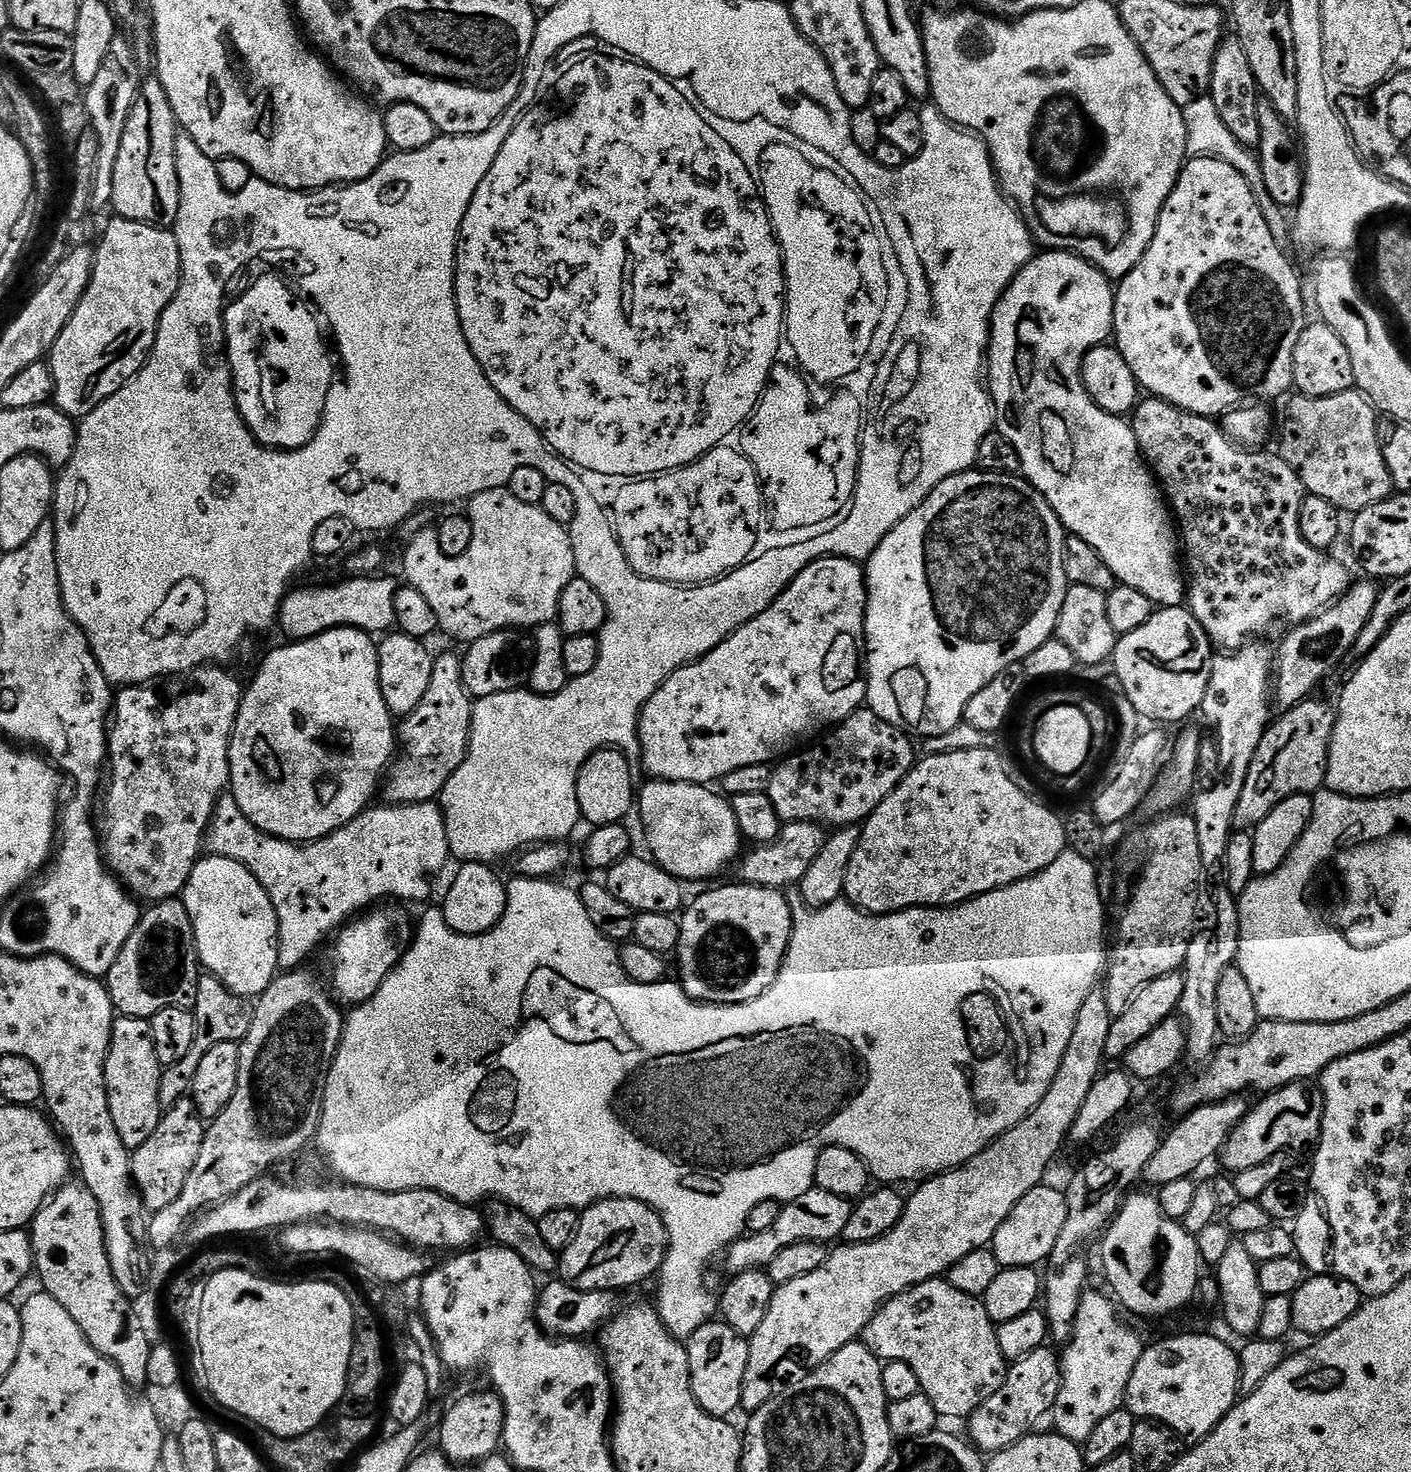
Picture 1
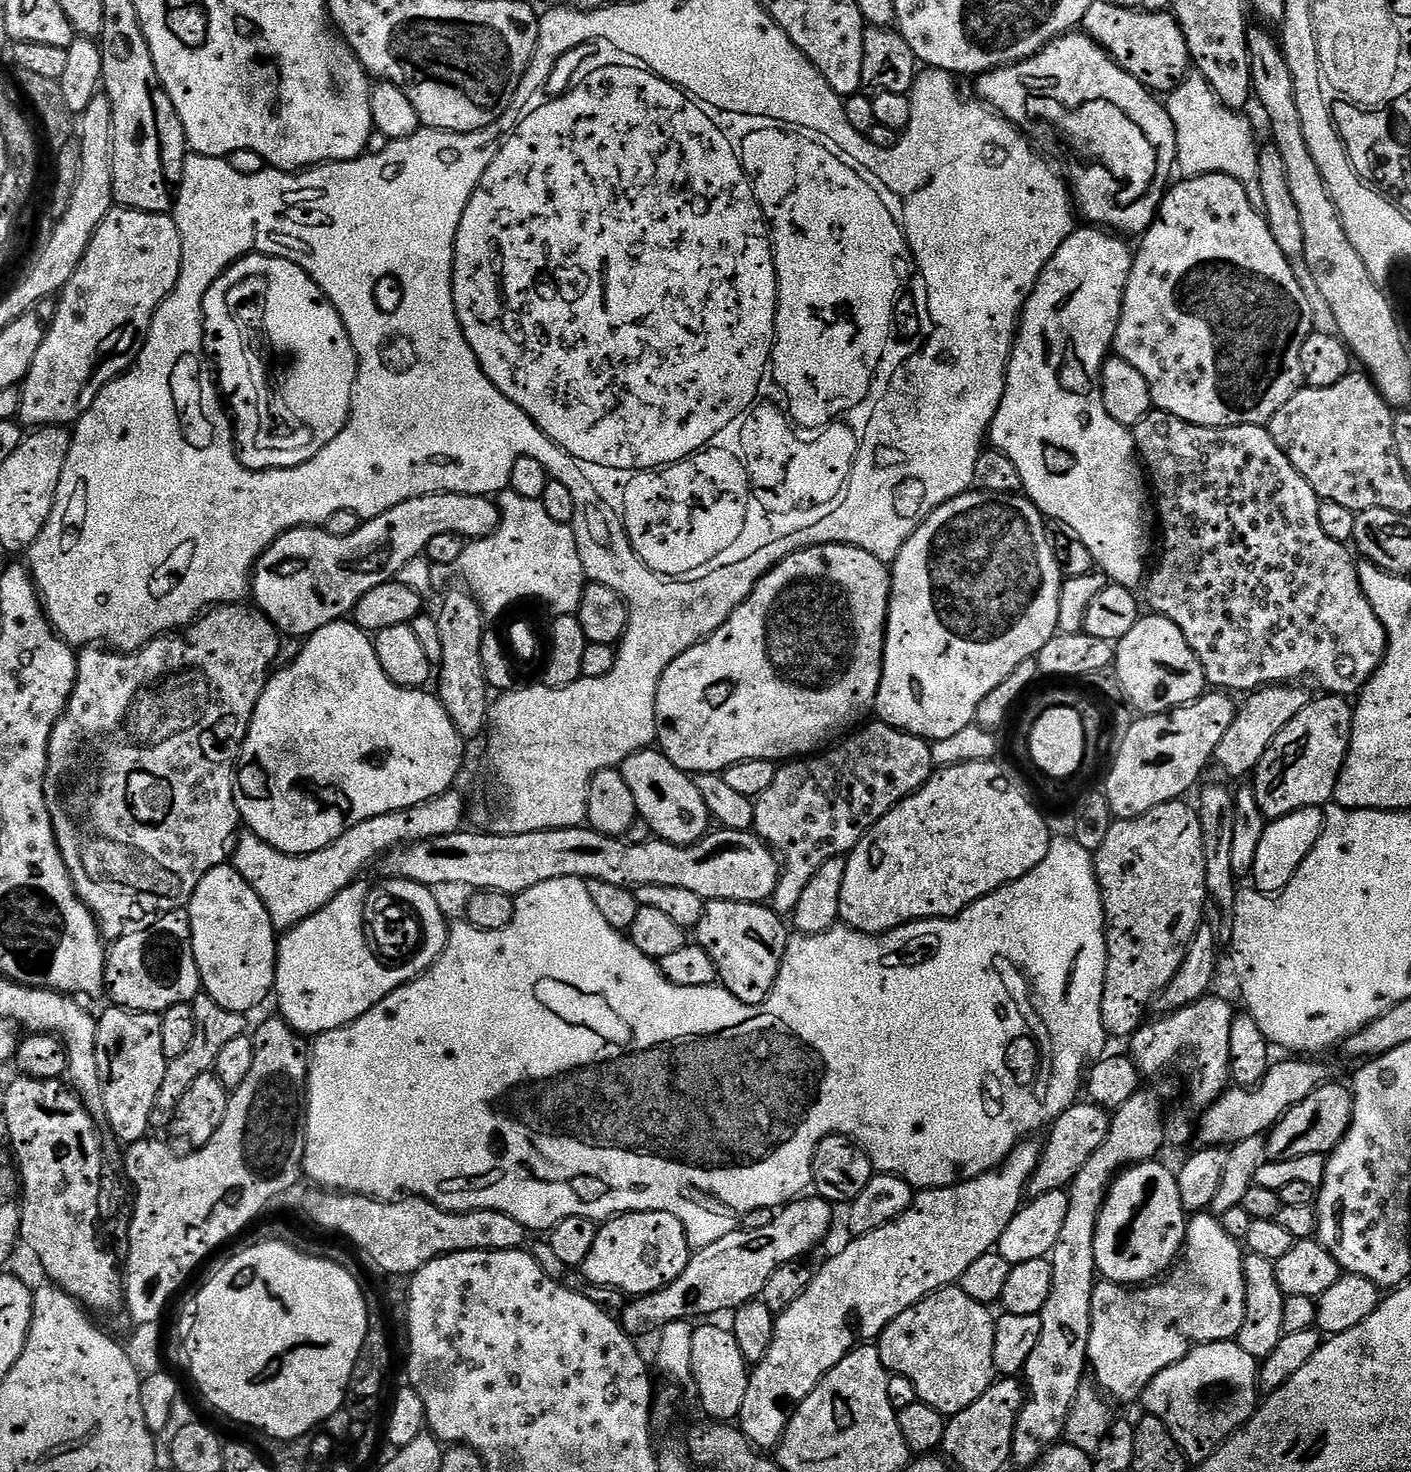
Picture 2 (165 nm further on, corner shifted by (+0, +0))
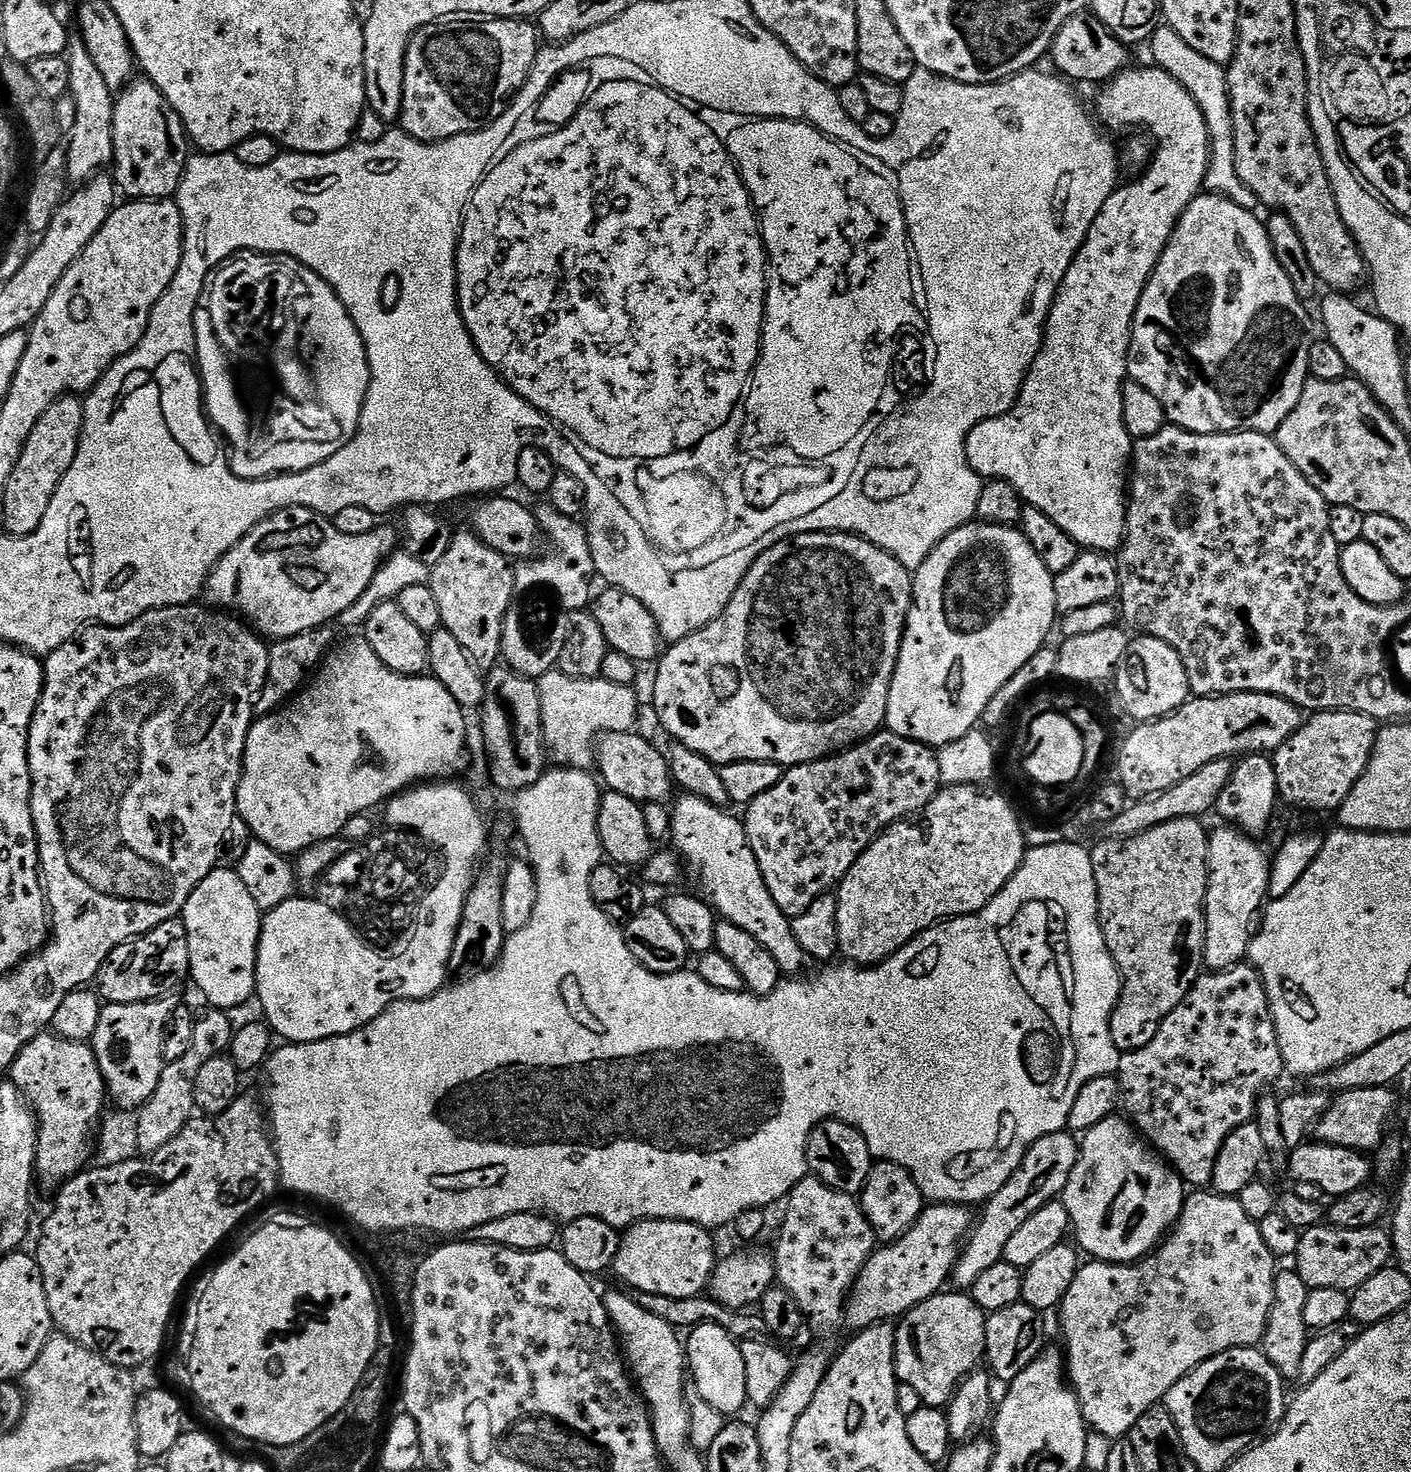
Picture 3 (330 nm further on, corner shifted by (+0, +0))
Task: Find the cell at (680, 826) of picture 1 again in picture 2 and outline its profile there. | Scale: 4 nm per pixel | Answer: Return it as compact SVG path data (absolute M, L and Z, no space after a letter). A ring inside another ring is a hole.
M655 747L645 748L643 752L634 752L620 765L619 772L634 794L636 815L649 823L653 837L671 844L696 844L710 831L710 817L702 794L698 794L695 779L689 773L678 770L674 762L664 757Z

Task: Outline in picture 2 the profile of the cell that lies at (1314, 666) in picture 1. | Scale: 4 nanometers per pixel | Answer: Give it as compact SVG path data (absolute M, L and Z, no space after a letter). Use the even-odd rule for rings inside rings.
M1295 683L1270 684L1266 688L1258 688L1254 692L1247 693L1247 695L1243 697L1244 705L1241 703L1236 709L1236 717L1234 718L1234 722L1230 722L1230 727L1226 729L1226 734L1222 734L1222 742L1218 742L1218 750L1216 751L1214 757L1214 768L1217 768L1222 775L1229 776L1232 780L1240 780L1243 776L1245 776L1245 778L1251 777L1256 771L1258 762L1262 762L1262 754L1266 754L1266 750L1270 750L1270 742L1274 742L1274 738L1278 738L1278 734L1282 734L1282 730L1286 730L1286 725L1289 724L1297 714L1299 714L1302 710L1306 710L1306 706L1308 705L1310 699L1310 693L1308 693L1306 689L1300 687L1304 686L1297 686Z

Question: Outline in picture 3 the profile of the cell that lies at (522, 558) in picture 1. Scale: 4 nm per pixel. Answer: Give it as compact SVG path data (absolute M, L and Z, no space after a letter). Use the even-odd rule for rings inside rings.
M544 502L542 504L541 508L535 509L536 520L540 524L540 530L547 547L548 544L552 547L552 553L549 556L541 555L539 558L521 563L515 569L516 587L520 590L549 588L550 591L556 592L557 598L560 599L561 605L559 604L559 607L561 609L568 612L583 612L594 599L592 575L595 577L598 572L592 557L589 529L579 519L560 514L558 510L552 508L550 503Z

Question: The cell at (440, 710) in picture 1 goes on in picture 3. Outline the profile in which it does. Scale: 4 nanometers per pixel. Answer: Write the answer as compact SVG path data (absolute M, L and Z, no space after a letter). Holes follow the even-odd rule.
M457 531L450 550L437 564L431 565L428 587L434 594L434 602L438 602L443 628L454 634L481 673L491 672L501 663L502 626L518 592L516 574L508 557L483 544L475 532Z

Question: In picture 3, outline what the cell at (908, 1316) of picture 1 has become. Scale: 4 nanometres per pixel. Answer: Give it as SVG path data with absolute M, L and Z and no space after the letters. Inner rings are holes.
M941 1290L899 1317L896 1329L896 1379L915 1389L924 1406L944 1408L957 1388L981 1367L988 1316L960 1290Z

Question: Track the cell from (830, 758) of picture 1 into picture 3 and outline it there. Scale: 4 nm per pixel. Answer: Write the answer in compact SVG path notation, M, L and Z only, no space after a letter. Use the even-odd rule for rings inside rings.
M881 730L867 740L860 741L859 744L853 744L852 747L844 749L843 752L837 752L831 756L825 756L822 760L815 760L809 764L794 764L785 771L784 777L778 782L778 786L770 786L766 794L758 794L754 802L746 806L748 812L742 816L744 832L750 842L750 850L754 850L754 858L758 862L758 870L762 870L762 878L766 882L766 890L770 890L770 898L778 905L778 910L787 916L801 916L806 910L810 910L811 904L818 898L829 895L846 878L850 866L858 862L858 858L868 849L874 841L881 836L884 831L894 824L907 821L915 814L923 813L925 806L936 796L942 787L940 771L938 770L937 749L928 747L927 744L902 738L898 734Z

